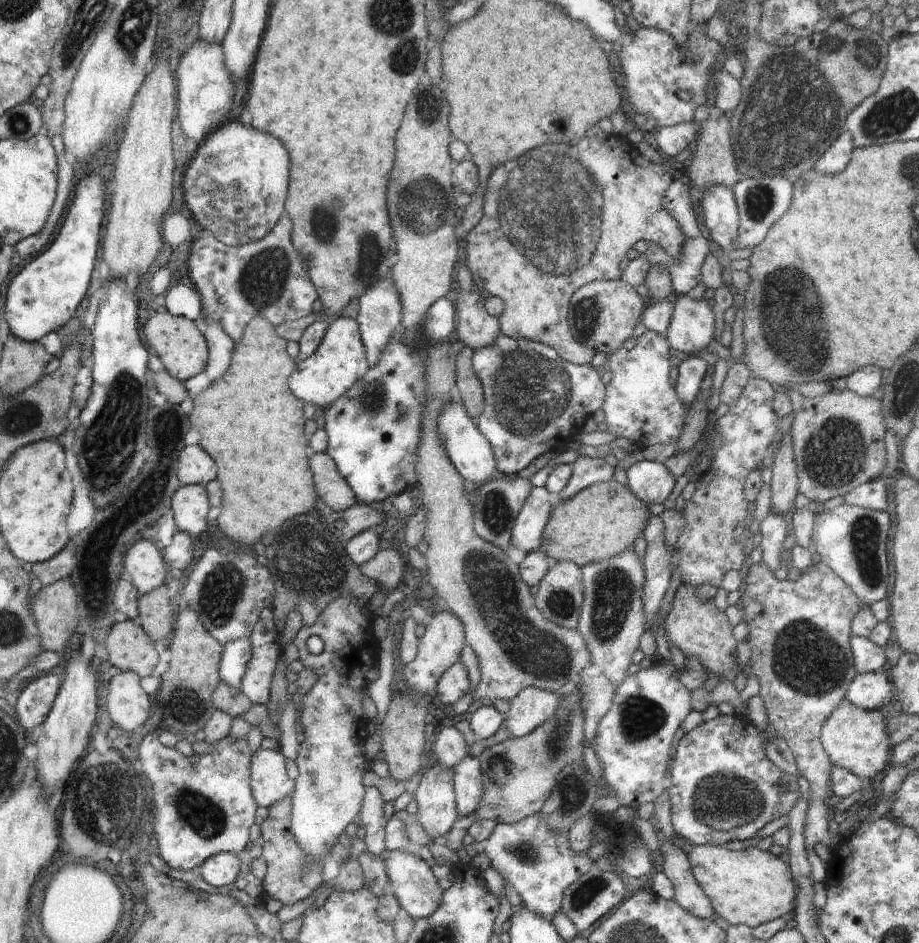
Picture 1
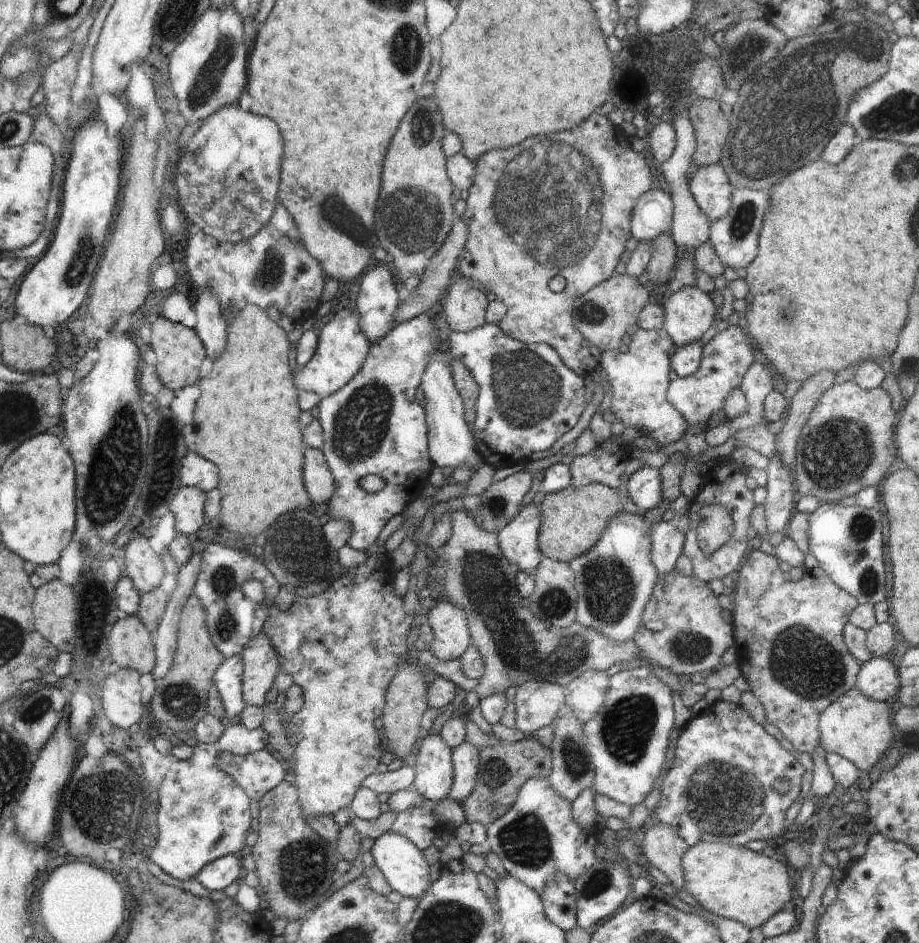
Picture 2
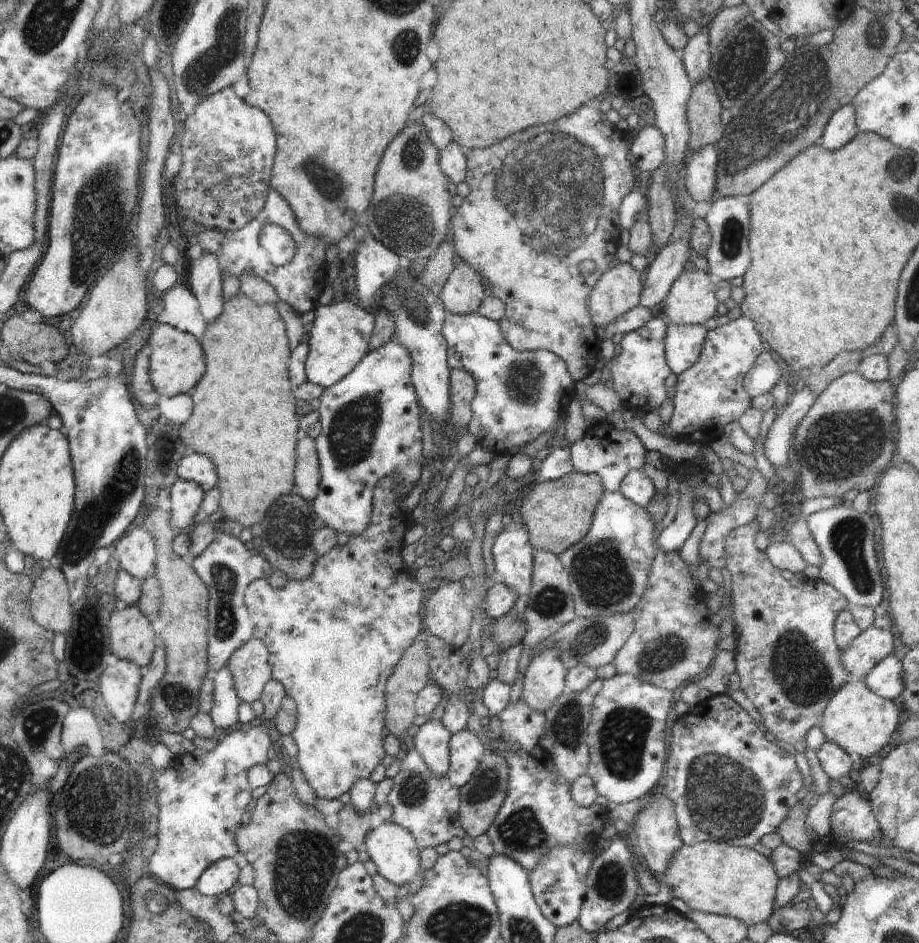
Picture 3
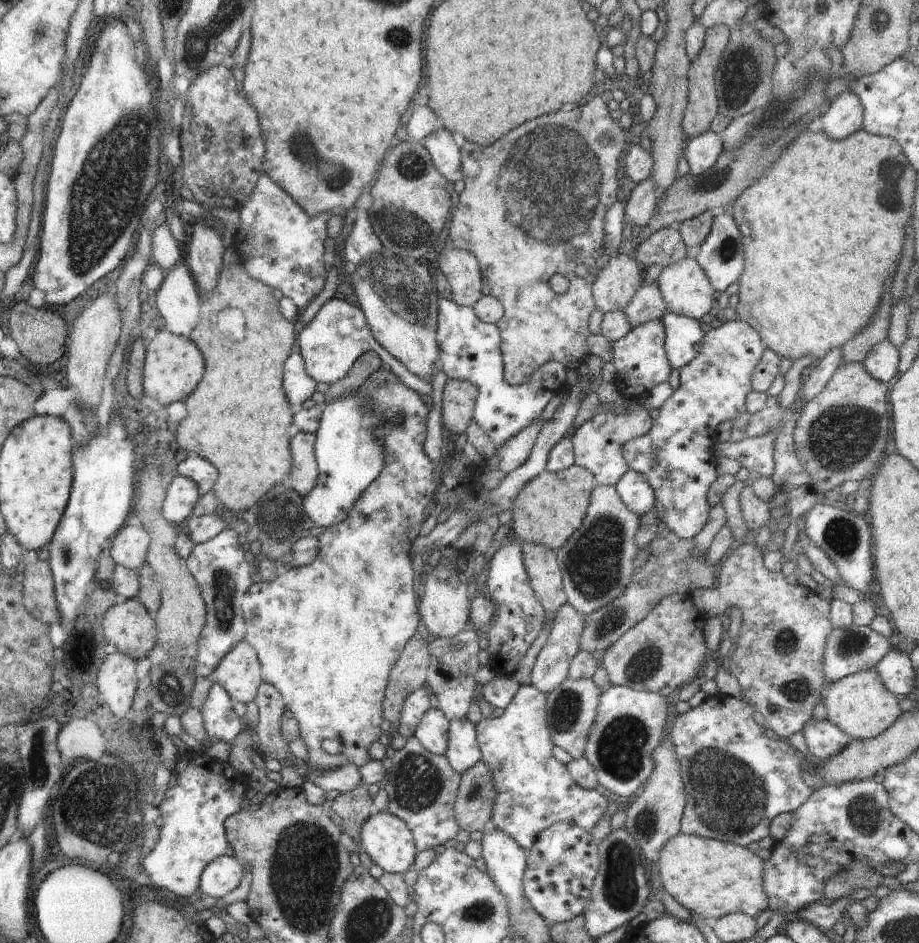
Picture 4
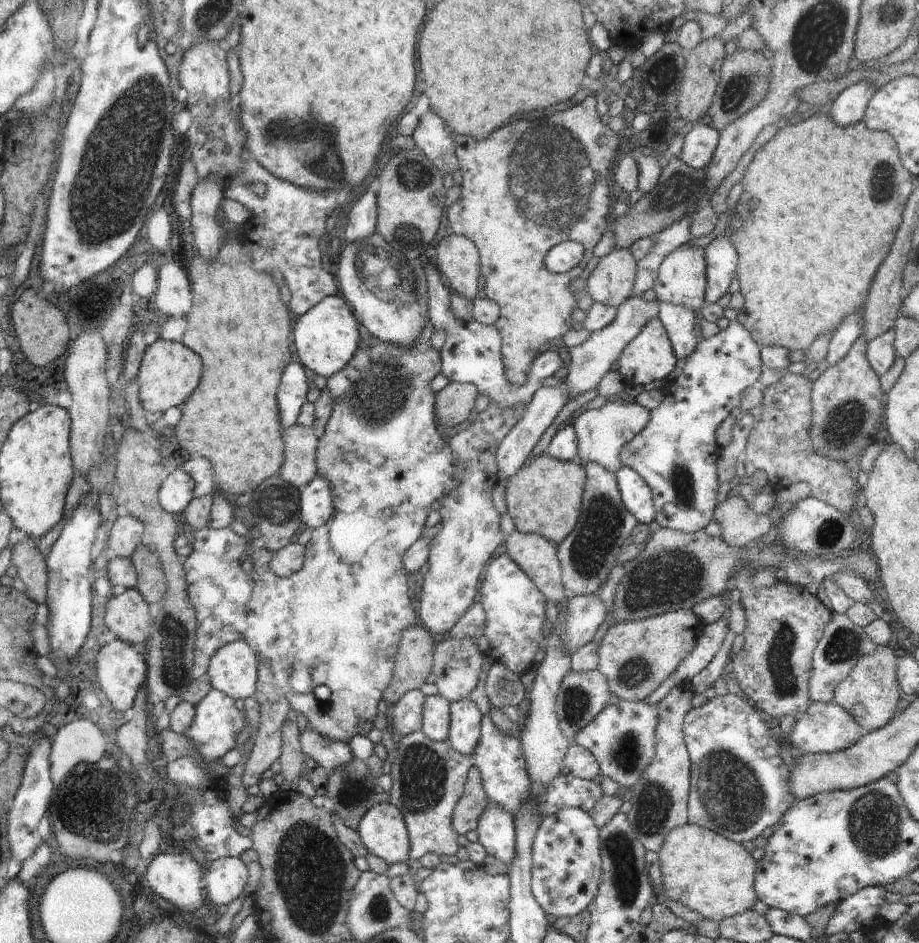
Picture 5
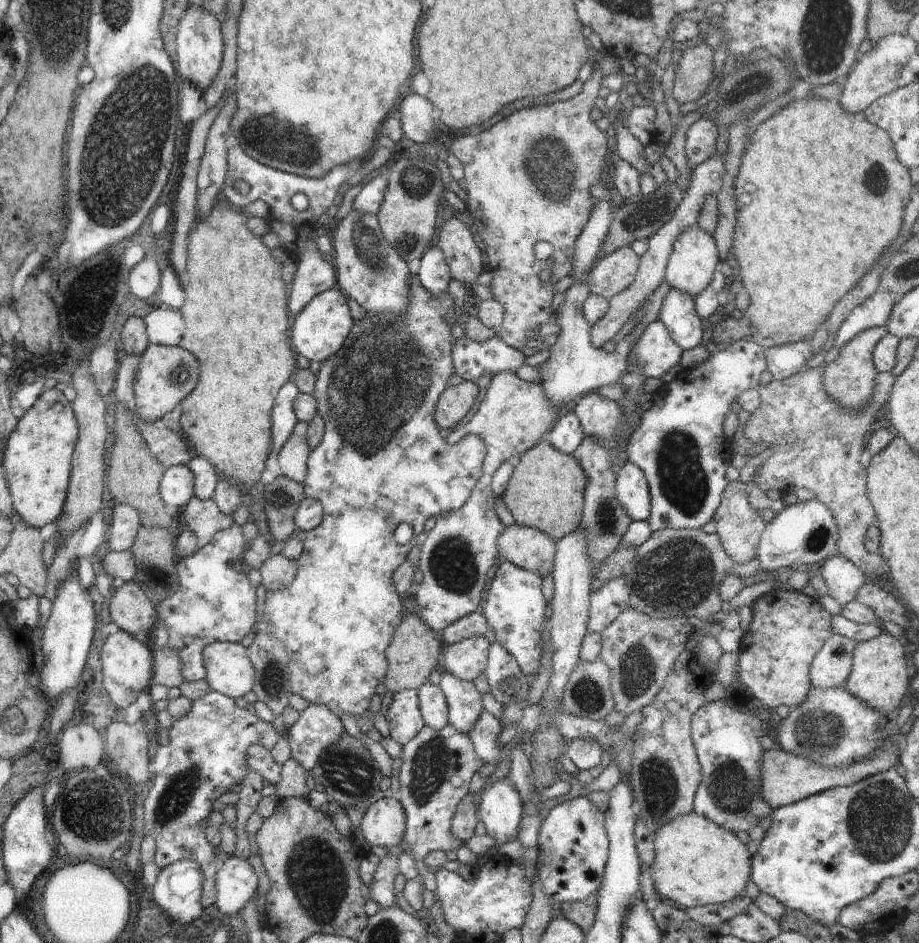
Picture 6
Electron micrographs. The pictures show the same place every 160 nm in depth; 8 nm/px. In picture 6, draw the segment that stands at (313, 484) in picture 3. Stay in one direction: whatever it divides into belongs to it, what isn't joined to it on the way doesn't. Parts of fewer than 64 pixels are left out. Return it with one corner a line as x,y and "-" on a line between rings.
298,421
290,438
277,454
282,475
302,484
307,475
310,447
306,440
307,423

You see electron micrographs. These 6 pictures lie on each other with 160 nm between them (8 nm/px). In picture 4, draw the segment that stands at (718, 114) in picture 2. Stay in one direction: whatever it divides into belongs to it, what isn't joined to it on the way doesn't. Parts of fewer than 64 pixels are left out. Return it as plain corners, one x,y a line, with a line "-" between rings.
716,25
705,29
705,41
701,51
691,60
688,71
687,105
683,114
683,131
690,138
710,130
710,123
717,114
718,97
715,93
715,74
720,64
724,49
729,41
730,28

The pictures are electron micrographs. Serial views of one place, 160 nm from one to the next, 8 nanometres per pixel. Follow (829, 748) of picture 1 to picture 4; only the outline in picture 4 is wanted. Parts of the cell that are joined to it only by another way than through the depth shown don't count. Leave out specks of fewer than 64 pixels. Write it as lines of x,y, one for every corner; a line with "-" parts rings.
875,668
864,669
846,678
828,684
822,696
827,708
827,718
852,739
866,740
890,728
903,713
898,705
901,698
884,686

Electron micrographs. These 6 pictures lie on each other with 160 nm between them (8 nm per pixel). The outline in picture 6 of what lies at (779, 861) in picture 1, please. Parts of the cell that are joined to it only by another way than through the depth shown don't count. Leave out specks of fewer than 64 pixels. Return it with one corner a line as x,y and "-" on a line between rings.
694,811
677,816
653,832
654,862
650,866
659,899
694,908
724,904
739,896
751,878
751,855
736,834

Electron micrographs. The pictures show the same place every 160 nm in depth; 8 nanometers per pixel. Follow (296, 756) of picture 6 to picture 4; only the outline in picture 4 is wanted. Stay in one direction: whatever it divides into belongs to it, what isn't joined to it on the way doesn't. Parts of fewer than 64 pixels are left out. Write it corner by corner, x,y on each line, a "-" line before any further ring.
344,763
331,769
321,769
310,765
305,768
303,775
306,780
326,792
336,789
340,793
350,792
362,783
361,774
354,763

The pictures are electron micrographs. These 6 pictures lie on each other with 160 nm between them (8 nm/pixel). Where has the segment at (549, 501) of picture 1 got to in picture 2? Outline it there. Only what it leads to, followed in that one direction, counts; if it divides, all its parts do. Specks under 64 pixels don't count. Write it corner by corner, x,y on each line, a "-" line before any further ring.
532,502
496,535
504,558
524,572
535,570
541,562
543,554
538,546
540,520
540,508

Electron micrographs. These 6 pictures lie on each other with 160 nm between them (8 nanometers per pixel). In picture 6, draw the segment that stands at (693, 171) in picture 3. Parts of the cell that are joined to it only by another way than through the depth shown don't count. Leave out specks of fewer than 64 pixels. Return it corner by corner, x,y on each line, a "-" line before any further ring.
704,115
694,121
687,130
685,153
688,160
699,165
716,152
716,140
719,139
719,128
714,120

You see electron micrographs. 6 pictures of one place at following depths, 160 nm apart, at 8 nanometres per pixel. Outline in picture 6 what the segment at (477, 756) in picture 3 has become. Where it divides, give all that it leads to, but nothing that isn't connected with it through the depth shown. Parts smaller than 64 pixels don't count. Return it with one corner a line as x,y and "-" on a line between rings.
440,667
439,687
447,700
449,722
456,730
468,734
484,710
483,695
476,689
474,681
463,681
450,671

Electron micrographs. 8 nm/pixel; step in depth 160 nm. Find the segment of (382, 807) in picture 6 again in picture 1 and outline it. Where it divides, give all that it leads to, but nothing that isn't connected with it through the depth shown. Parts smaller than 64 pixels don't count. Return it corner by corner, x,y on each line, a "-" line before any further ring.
386,848
380,856
385,862
386,874
394,896
398,899
400,906
414,919
421,919
431,915
436,910
437,904
442,896
442,889
428,864
417,855
416,850
402,851
394,849
390,851

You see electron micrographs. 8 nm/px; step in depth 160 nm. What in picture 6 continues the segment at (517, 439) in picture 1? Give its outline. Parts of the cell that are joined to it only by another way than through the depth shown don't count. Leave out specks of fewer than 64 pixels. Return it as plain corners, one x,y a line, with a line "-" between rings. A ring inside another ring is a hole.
438,245
430,246
422,258
418,260
418,264
416,276
428,292
438,296
444,291
448,291
448,284
453,276
445,261
444,253
-
495,334
486,342
475,343
466,338
457,338
451,357
456,374
466,381
475,381
483,374
492,374
516,370
526,364
526,356
522,351
508,346

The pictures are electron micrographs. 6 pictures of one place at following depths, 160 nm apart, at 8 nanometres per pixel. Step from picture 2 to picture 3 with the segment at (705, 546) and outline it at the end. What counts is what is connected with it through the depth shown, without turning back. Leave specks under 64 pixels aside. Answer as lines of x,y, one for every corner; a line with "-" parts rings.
756,518
751,523
731,530
725,540
725,566
732,582
728,607
734,612
734,633
737,637
734,650
735,672
738,674
739,689
762,716
762,727
769,736
782,739
792,744
796,751
804,752
808,729
821,726
824,709
832,695
848,680
852,680
840,662
841,650
836,644
834,630
837,614
849,611
852,606
840,592
816,577
804,578
800,586
793,586
783,572
768,560
767,554
758,549
755,538
760,530

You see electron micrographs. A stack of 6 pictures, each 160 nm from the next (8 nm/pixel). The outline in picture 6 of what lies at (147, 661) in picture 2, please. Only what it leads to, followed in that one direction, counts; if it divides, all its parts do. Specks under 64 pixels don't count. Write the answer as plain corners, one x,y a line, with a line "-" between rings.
128,581
114,591
112,598
105,602
110,608
107,621
114,622
132,636
138,632
145,636
156,627
157,609
138,583

